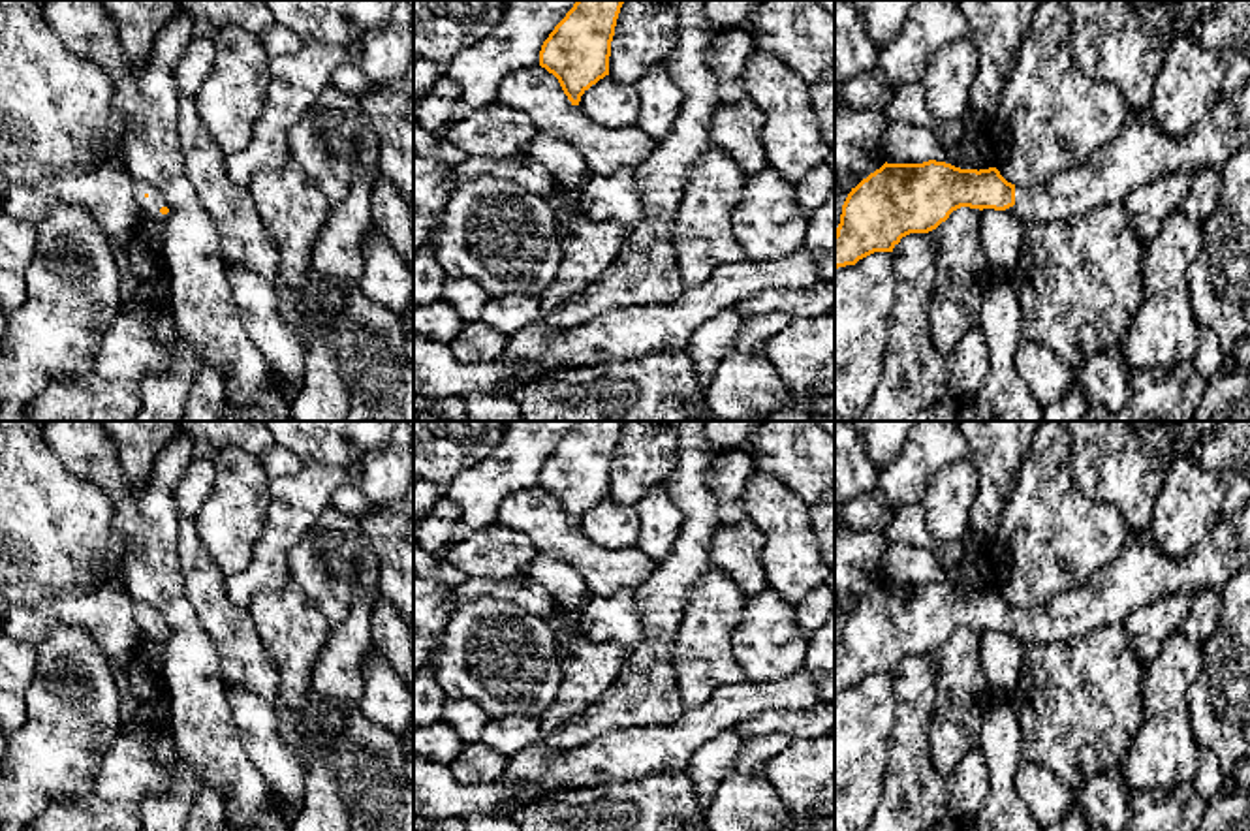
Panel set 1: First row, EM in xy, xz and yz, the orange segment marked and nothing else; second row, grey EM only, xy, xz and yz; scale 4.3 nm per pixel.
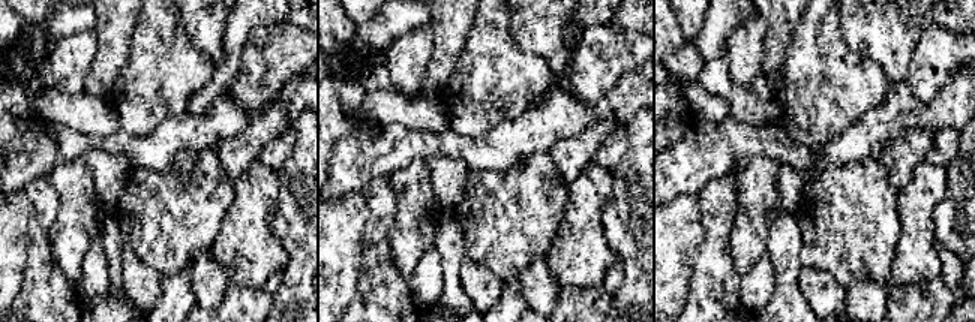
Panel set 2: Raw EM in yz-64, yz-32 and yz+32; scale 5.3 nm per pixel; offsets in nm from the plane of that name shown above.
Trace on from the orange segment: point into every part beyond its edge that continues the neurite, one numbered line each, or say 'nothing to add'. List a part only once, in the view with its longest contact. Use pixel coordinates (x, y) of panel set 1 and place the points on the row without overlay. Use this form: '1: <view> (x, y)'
1: yz (1141, 572)

